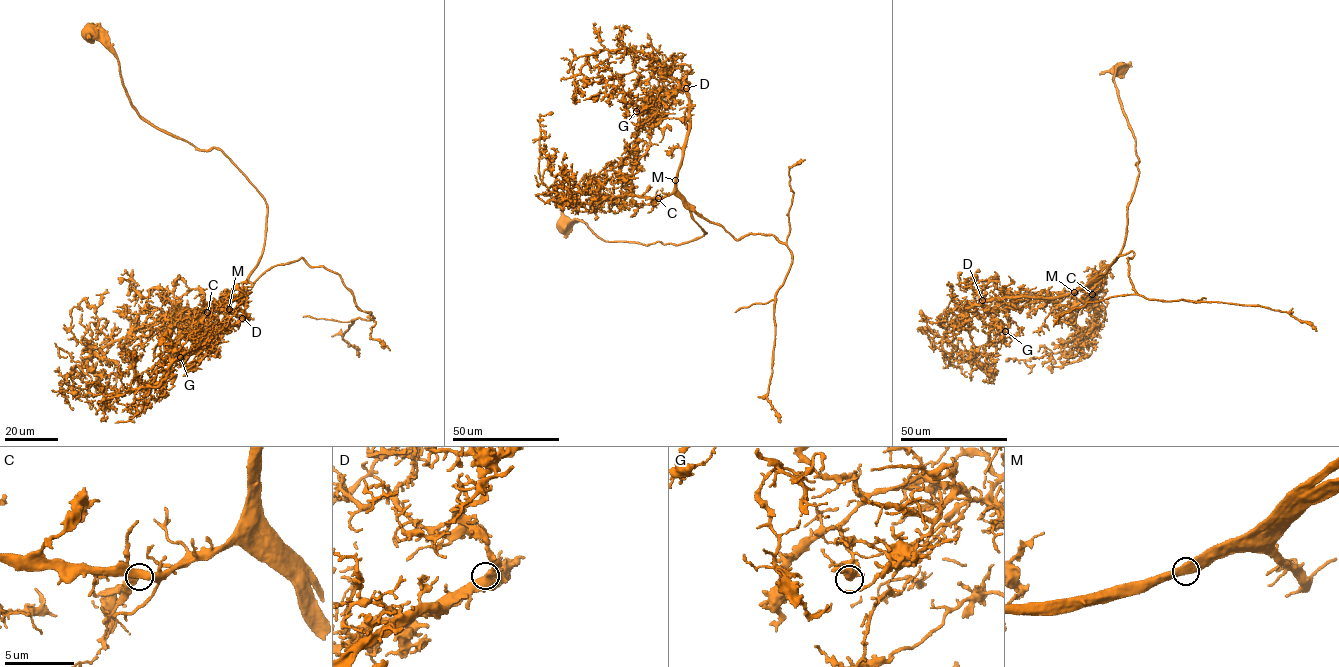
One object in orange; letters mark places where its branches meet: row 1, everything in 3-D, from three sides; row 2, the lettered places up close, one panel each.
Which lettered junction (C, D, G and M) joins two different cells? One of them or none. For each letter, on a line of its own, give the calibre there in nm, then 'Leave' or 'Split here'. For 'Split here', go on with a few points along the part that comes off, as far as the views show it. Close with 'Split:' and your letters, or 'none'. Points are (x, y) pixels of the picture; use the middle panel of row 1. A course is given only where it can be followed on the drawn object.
C: Thickness 480 nm. Leave
D: Thickness 550 nm. Leave
G: Thickness 550 nm. Leave
M: Thickness 550 nm. Leave
Split: none

